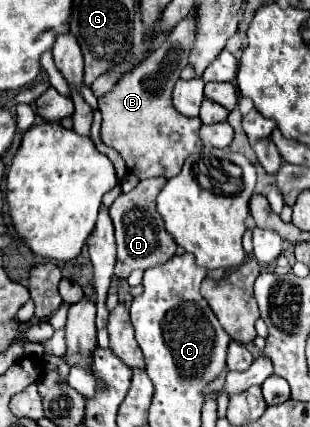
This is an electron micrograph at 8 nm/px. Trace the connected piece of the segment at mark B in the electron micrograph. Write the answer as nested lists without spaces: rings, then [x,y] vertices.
[[[196,16],[184,18],[166,36],[166,40],[150,52],[144,62],[140,62],[130,74],[126,74],[112,92],[98,100],[102,112],[100,138],[106,146],[114,148],[124,158],[128,172],[134,174],[138,180],[158,176],[172,178],[180,172],[186,156],[202,150],[202,142],[198,136],[198,130],[202,126],[200,118],[182,116],[172,106],[172,88],[180,78],[182,68],[188,64],[196,32]]]

